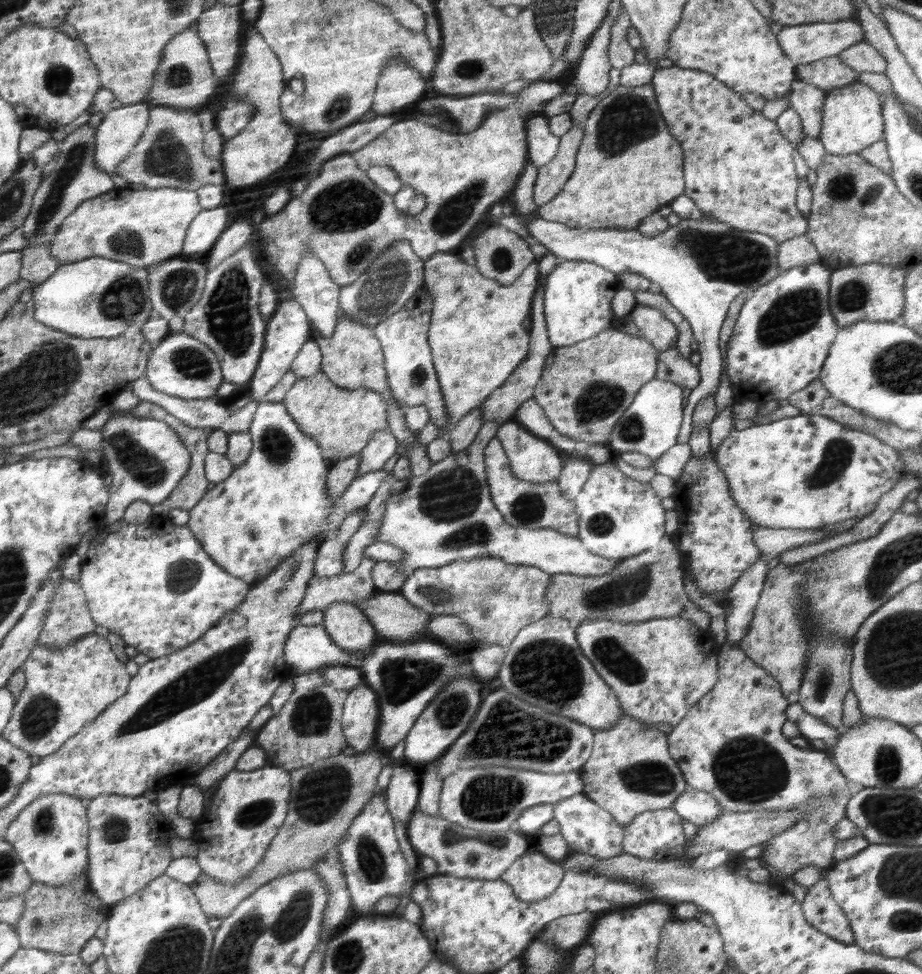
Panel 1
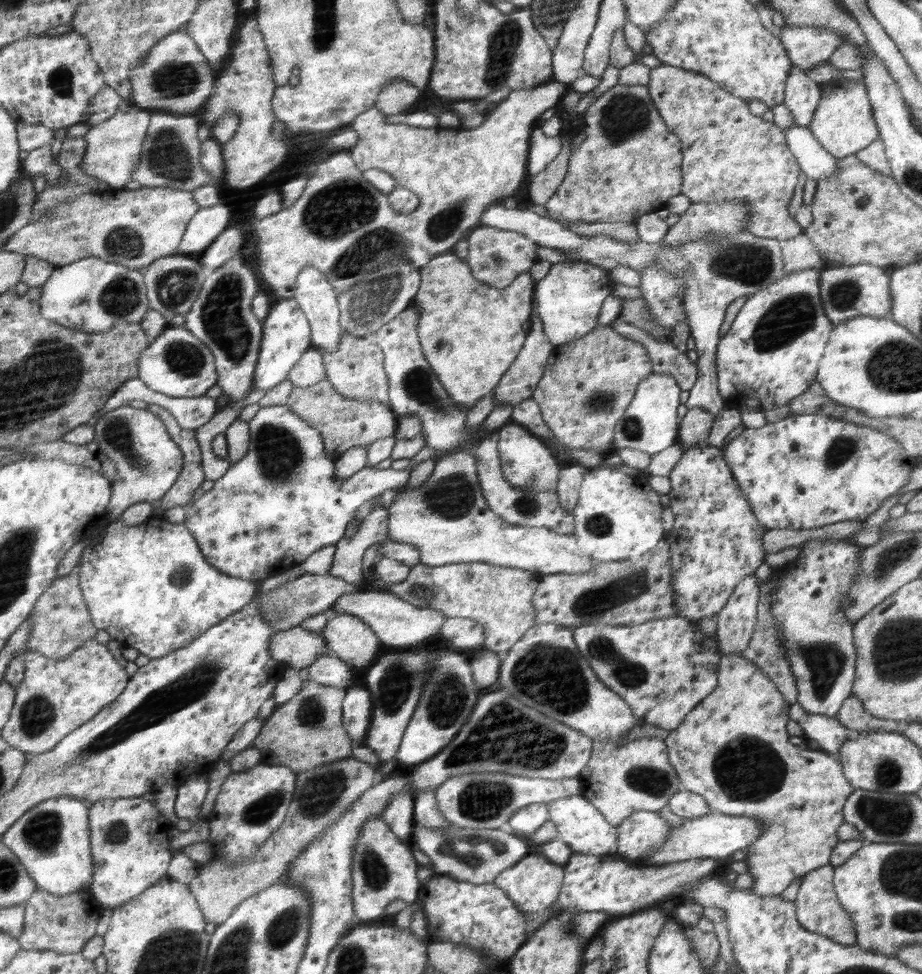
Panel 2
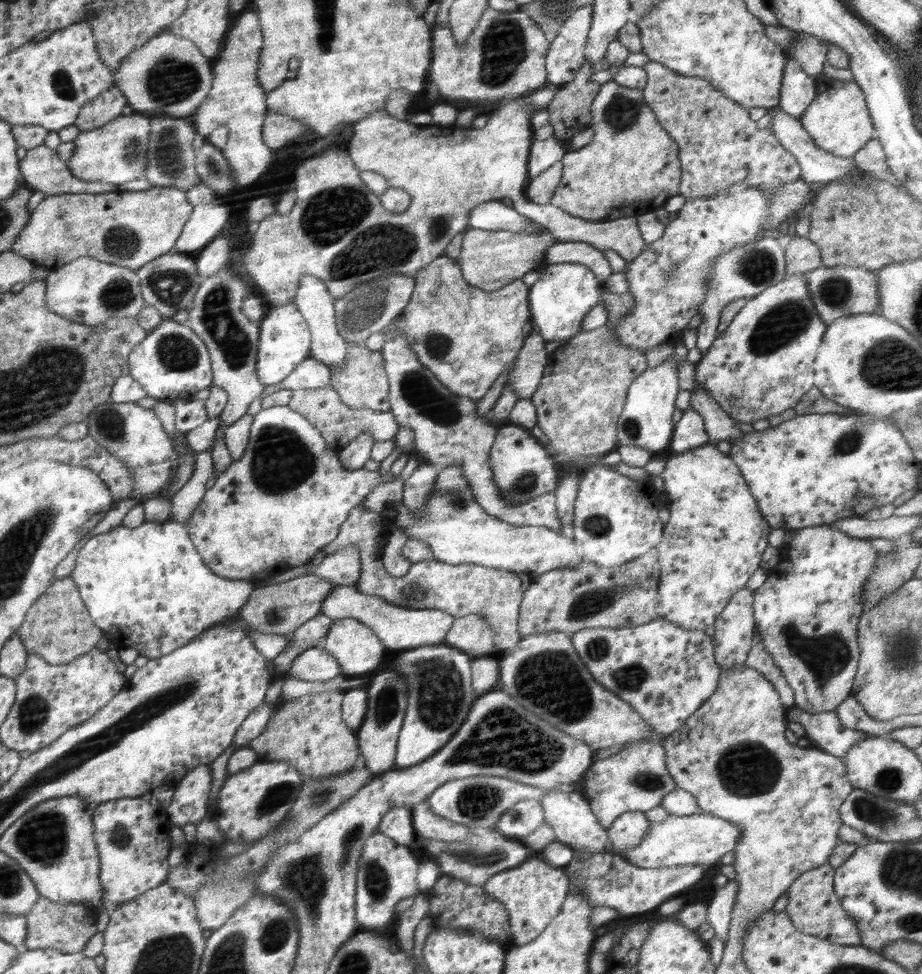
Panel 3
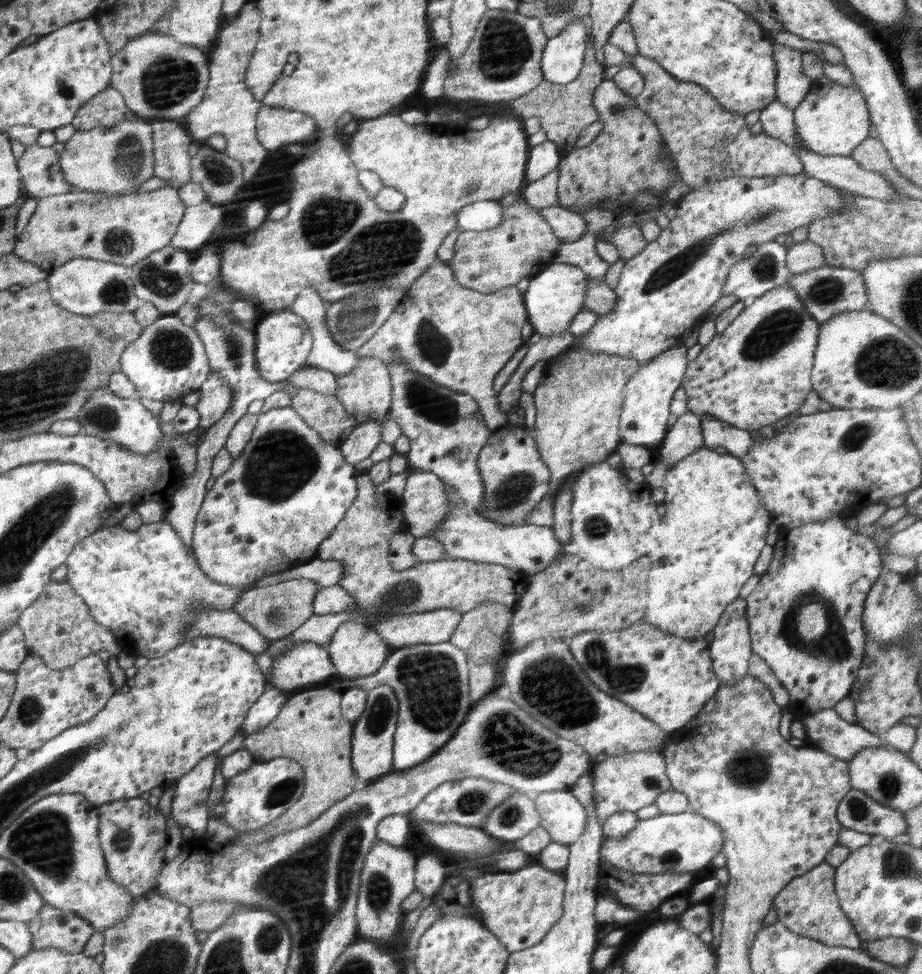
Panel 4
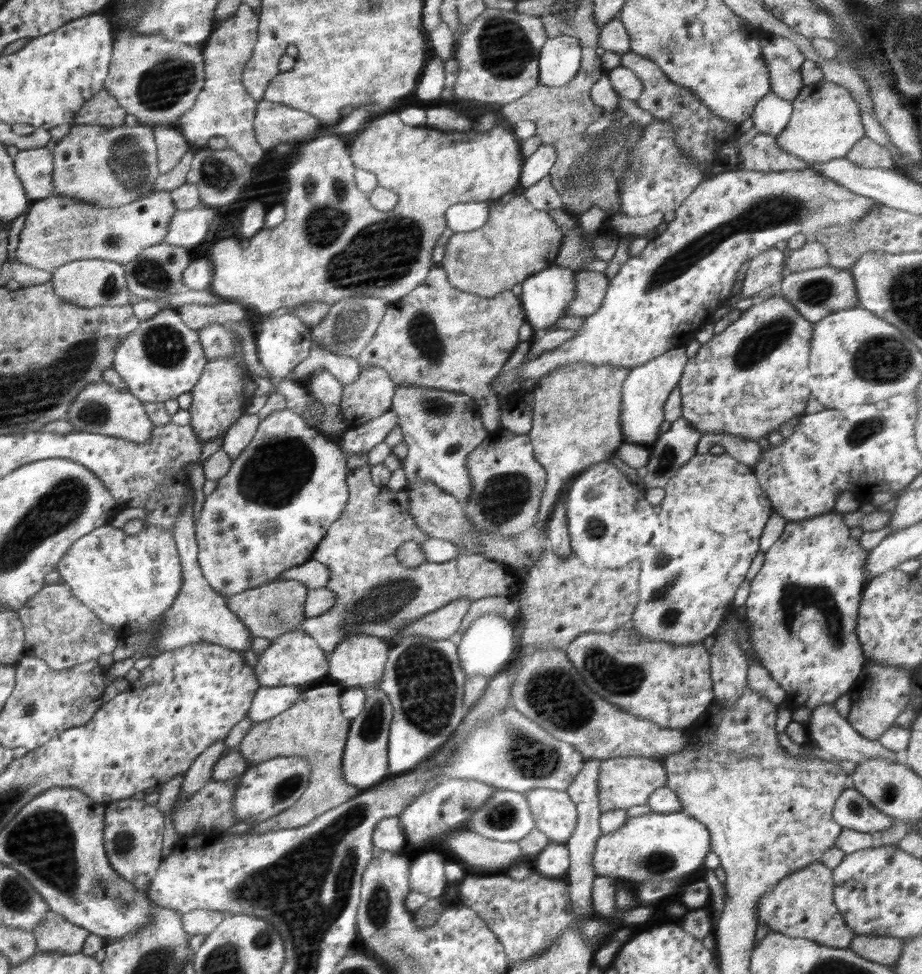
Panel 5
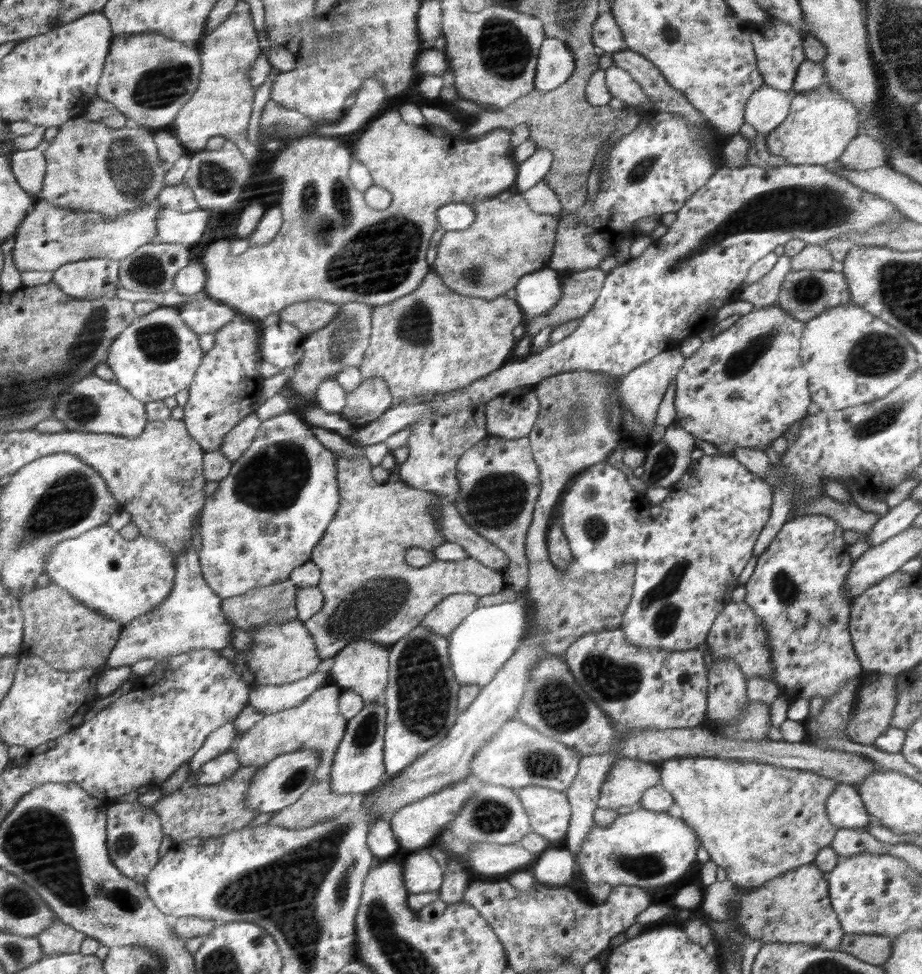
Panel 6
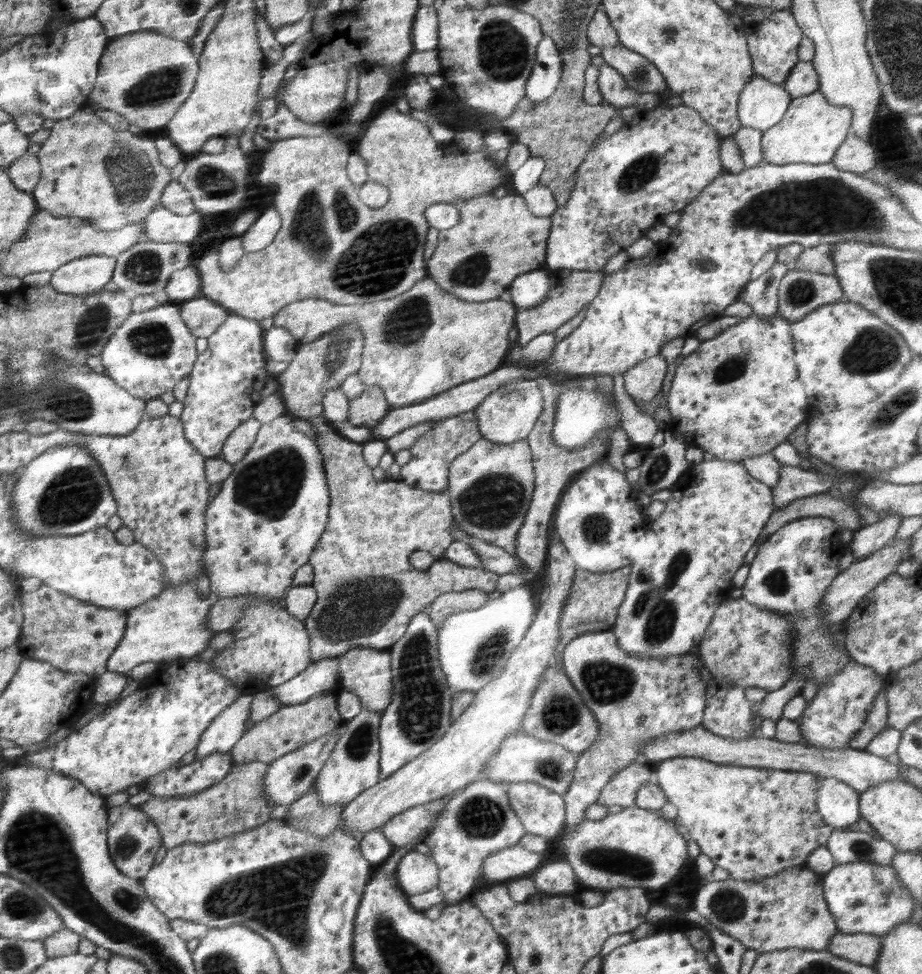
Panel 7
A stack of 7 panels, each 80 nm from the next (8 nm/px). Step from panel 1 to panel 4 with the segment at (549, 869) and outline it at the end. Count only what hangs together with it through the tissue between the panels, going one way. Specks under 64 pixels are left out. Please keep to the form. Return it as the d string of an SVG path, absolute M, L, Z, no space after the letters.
M537 859L530 860L526 866L514 872L488 873L468 881L471 884L472 904L481 912L481 918L487 927L503 941L508 952L526 950L538 944L563 916L566 877L563 872L544 868Z

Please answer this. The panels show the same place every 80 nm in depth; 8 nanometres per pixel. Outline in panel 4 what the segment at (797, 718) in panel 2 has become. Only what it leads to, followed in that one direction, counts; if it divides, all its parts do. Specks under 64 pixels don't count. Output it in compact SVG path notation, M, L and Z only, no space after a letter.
M832 709L801 718L807 736L818 743L819 750L849 761L868 747L882 747L878 736L855 724L848 724Z

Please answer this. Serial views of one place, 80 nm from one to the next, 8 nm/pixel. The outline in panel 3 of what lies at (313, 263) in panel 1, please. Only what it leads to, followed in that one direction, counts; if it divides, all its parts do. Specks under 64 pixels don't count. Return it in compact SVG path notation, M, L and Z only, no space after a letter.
M311 275L303 277L294 304L304 317L311 332L311 357L328 367L342 367L347 355L347 342L338 334L334 311L334 298L328 293L325 282Z

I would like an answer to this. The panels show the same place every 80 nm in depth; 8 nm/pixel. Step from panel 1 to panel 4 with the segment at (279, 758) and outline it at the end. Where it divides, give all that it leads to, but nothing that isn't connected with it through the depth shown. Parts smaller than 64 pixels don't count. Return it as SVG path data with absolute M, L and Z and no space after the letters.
M319 686L308 691L292 693L287 704L272 723L243 741L256 763L286 757L300 763L305 774L303 796L278 819L258 830L234 837L229 843L236 846L254 846L276 838L277 834L293 831L312 823L327 808L347 798L356 788L356 772L352 769L352 740L354 725L342 714L343 690Z

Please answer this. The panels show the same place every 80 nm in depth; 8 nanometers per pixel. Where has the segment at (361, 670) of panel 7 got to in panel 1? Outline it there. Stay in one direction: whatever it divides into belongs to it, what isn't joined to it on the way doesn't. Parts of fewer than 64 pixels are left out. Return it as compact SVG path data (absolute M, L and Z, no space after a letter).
M339 600L324 610L323 615L322 624L346 652L366 652L376 643L376 628L356 604Z

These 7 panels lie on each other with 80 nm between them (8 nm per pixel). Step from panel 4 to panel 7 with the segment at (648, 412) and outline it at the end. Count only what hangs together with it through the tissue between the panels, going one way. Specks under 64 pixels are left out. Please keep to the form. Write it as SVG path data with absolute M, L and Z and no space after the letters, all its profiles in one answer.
M660 354L651 357L636 364L634 368L622 376L624 390L634 401L650 402L658 394L658 390L664 382L664 376L668 370L666 360Z

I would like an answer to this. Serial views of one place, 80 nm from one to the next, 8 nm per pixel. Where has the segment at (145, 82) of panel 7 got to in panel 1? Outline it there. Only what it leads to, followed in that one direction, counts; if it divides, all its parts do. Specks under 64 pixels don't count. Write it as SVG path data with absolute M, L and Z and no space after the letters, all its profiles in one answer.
M193 27L180 32L164 48L162 63L159 64L158 72L154 78L154 87L147 92L146 102L152 106L172 106L184 110L198 110L212 94L214 94L213 68L210 68L208 48L200 35L200 30Z

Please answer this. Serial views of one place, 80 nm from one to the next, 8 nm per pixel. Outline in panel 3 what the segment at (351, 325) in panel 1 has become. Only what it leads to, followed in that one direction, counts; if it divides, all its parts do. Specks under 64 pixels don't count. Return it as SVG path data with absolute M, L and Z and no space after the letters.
M364 342L349 344L342 367L330 367L331 386L339 394L341 401L352 410L371 408L378 412L391 410L390 380L387 378L386 362L383 353L371 350Z

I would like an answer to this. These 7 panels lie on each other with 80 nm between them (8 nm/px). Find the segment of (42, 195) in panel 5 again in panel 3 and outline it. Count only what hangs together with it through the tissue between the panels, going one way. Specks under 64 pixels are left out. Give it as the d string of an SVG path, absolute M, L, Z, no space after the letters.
M45 144L28 151L21 163L23 169L23 182L34 189L41 191L46 197L67 194L102 194L118 191L117 186L105 182L88 182L76 177L67 164L61 161L58 152Z

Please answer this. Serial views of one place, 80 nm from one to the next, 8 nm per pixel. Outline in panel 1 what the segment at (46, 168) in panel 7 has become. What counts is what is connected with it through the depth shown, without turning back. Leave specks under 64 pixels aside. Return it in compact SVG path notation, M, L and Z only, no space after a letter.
M146 102L122 105L113 109L99 126L98 165L116 181L116 186L127 188L130 183L117 175L116 167L127 159L150 122L150 106Z

